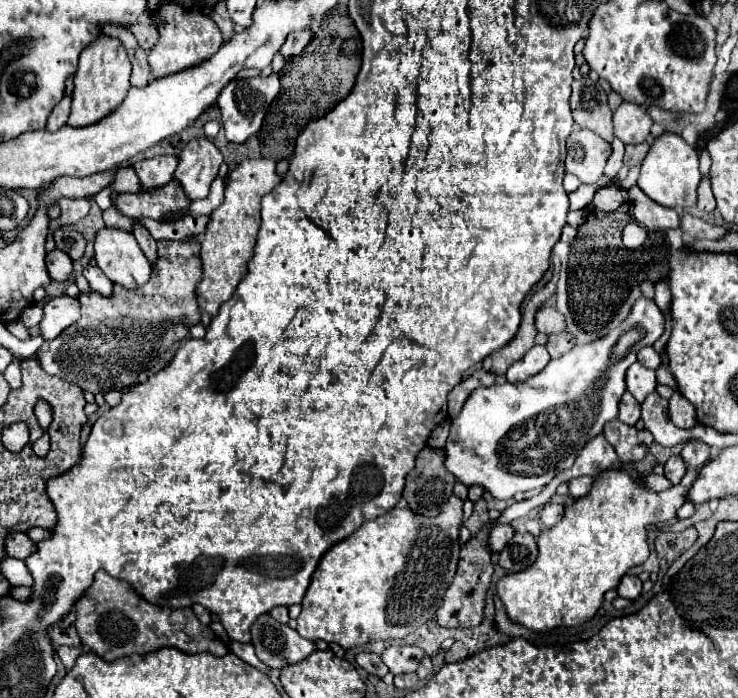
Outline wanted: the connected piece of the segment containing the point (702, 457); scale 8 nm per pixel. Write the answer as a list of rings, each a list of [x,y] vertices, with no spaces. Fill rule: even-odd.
[[[690,440],[684,448],[682,448],[682,454],[686,464],[694,466],[694,468],[700,468],[704,462],[710,460],[710,446],[700,442],[700,440]]]

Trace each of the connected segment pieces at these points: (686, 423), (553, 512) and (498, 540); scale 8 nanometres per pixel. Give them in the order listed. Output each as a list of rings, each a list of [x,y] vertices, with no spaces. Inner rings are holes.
[[[674,392],[670,398],[668,414],[670,414],[670,420],[682,430],[696,426],[696,408],[690,402],[686,402],[678,392]]]
[[[550,502],[544,508],[540,508],[540,520],[546,528],[552,528],[554,524],[558,524],[562,520],[562,516],[564,516],[564,506],[560,506],[560,504]]]
[[[496,524],[490,532],[490,546],[494,552],[500,552],[508,540],[514,536],[514,528],[510,524]]]

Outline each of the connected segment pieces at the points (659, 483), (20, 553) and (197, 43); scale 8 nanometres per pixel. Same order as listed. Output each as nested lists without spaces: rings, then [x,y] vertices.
[[[650,474],[650,476],[648,476],[648,486],[650,486],[652,490],[658,490],[658,492],[660,492],[660,490],[668,490],[668,488],[672,488],[674,484],[672,484],[664,474],[662,474],[662,476],[658,476],[658,474]]]
[[[12,532],[12,534],[8,534],[6,546],[8,546],[8,556],[22,558],[22,560],[36,552],[36,542],[26,532]]]
[[[162,2],[158,10],[152,14],[152,20],[156,20],[156,28],[160,34],[158,42],[148,54],[148,62],[156,78],[200,64],[202,60],[210,58],[222,44],[222,34],[216,22],[208,14],[202,14],[200,10],[186,10],[176,2]]]

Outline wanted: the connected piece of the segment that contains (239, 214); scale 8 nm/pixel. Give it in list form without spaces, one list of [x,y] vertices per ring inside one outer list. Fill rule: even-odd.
[[[244,160],[226,178],[226,200],[212,212],[208,228],[202,236],[202,282],[198,286],[198,304],[208,314],[216,316],[218,308],[232,298],[240,278],[248,274],[248,262],[254,256],[254,246],[260,230],[260,202],[272,192],[282,178],[276,174],[274,160]]]

